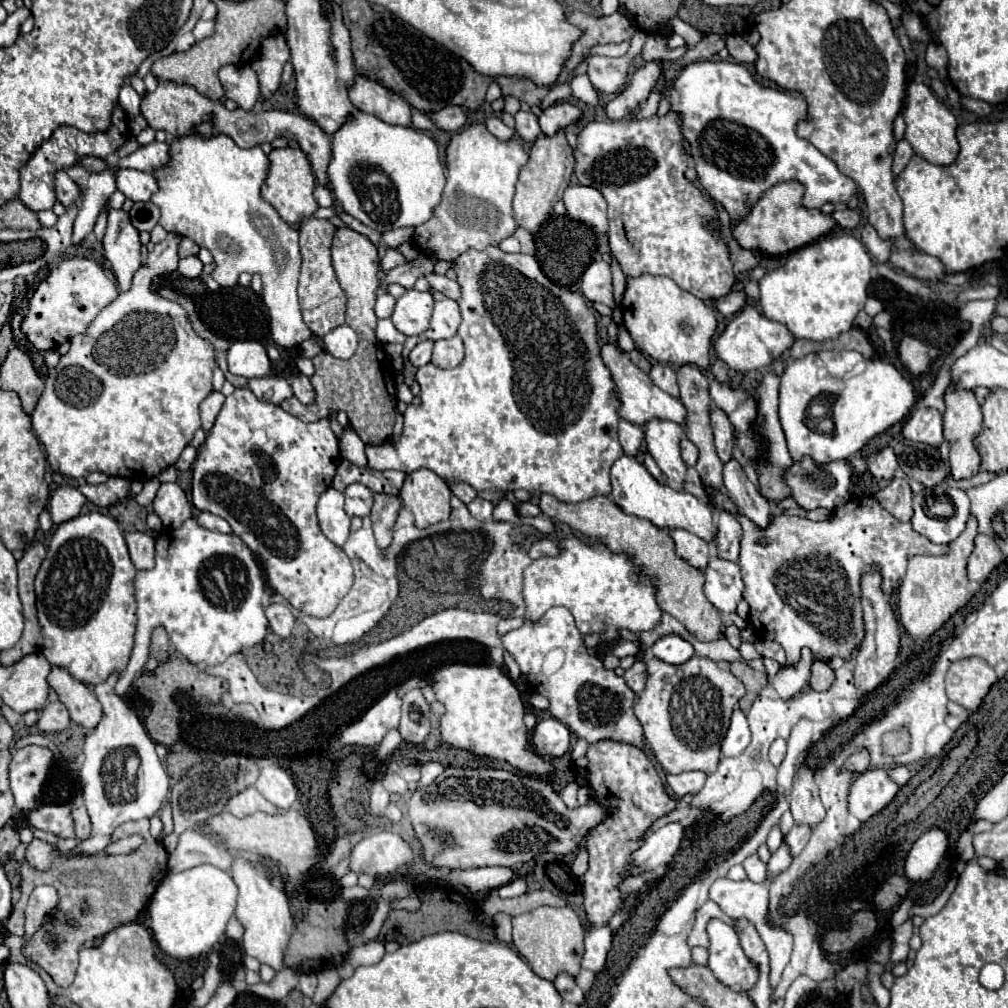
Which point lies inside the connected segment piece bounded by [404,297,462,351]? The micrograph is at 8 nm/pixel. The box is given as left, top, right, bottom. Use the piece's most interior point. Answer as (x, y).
(446, 317)

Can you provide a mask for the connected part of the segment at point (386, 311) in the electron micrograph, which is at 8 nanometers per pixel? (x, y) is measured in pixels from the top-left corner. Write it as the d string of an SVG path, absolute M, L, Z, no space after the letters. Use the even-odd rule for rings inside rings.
M388 295L388 299L378 299L376 301L376 317L378 319L388 319L394 311L394 303L396 303L396 299L390 297L390 295Z

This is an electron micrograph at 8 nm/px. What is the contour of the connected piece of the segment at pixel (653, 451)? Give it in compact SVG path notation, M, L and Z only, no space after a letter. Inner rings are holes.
M652 419L644 427L644 435L646 435L646 445L650 455L656 459L658 467L666 475L666 483L672 489L682 491L686 465L680 457L678 443L684 435L684 429L674 421Z

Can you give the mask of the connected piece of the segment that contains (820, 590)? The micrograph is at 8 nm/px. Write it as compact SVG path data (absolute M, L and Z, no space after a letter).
M708 489L710 503L716 509L726 509L734 513L742 525L742 541L740 541L740 569L744 591L742 597L750 605L750 623L754 627L756 639L776 641L784 647L788 663L800 661L800 649L810 647L814 657L832 659L842 657L850 659L864 637L862 627L862 607L860 607L860 575L862 571L870 569L870 565L878 565L882 573L882 587L886 593L892 593L898 587L900 579L906 573L906 563L912 555L926 553L926 555L942 555L946 553L948 545L936 545L926 537L914 533L910 523L894 521L894 517L874 501L874 497L852 499L844 507L838 507L826 521L810 521L794 515L772 515L770 525L760 529L742 515L736 503L722 491Z

